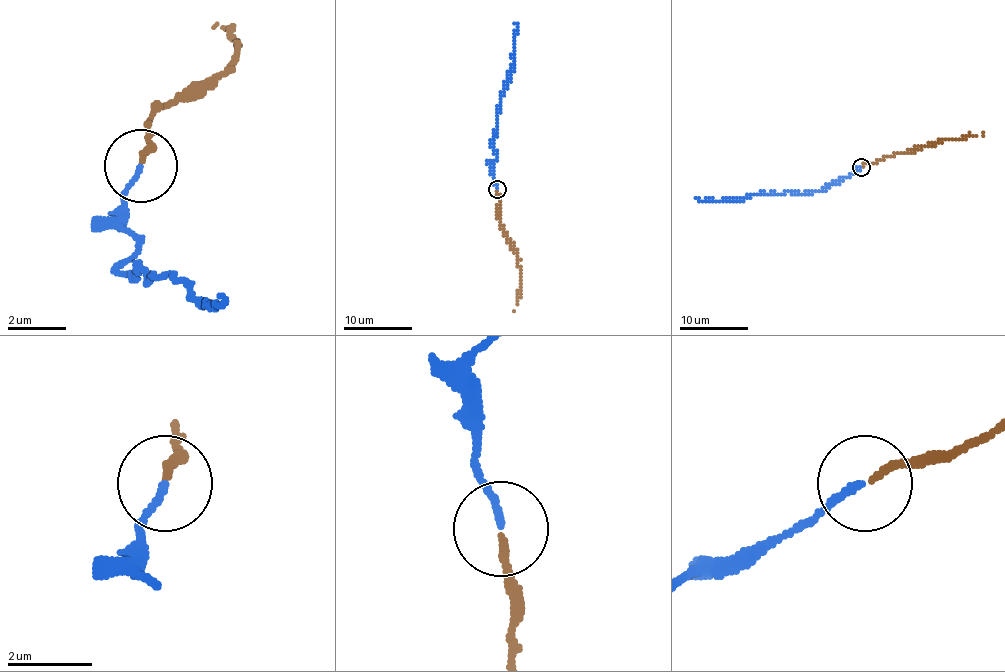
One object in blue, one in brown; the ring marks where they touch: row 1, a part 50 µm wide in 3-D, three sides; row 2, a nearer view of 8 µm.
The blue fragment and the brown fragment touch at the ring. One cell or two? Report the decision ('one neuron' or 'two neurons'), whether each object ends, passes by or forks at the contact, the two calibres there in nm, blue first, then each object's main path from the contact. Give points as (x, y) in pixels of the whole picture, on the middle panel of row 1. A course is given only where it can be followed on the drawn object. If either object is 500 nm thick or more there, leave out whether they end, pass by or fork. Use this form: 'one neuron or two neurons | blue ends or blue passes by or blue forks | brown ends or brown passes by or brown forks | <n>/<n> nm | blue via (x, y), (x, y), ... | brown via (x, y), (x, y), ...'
one neuron | blue ends | brown ends | 160/170 nm | blue via (498, 189), (492, 144), (504, 82), (513, 65), (515, 24) | brown via (498, 190), (501, 230), (516, 254), (520, 273), (520, 291), (515, 310)

